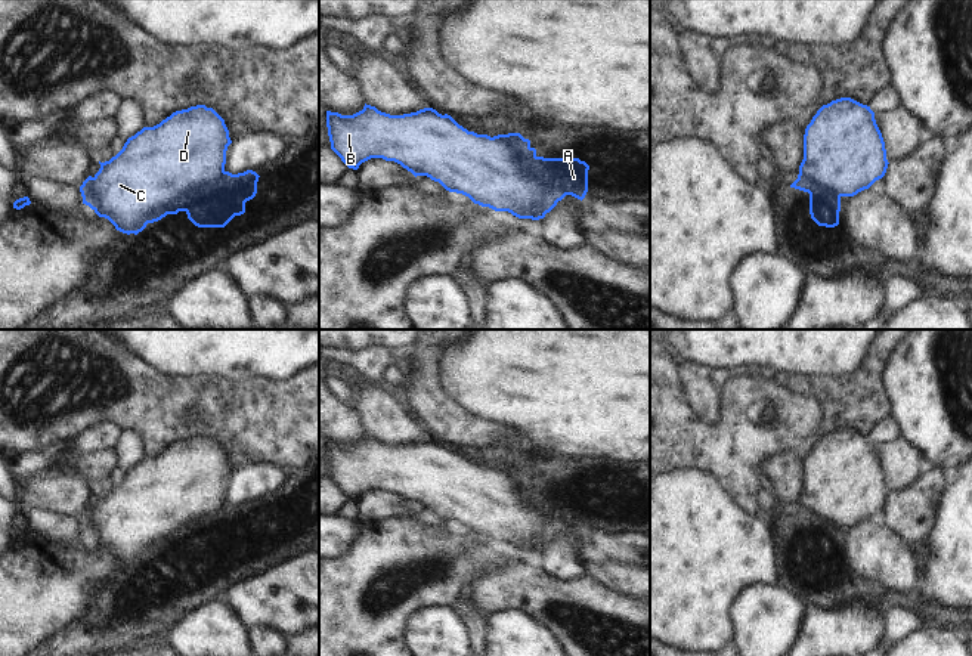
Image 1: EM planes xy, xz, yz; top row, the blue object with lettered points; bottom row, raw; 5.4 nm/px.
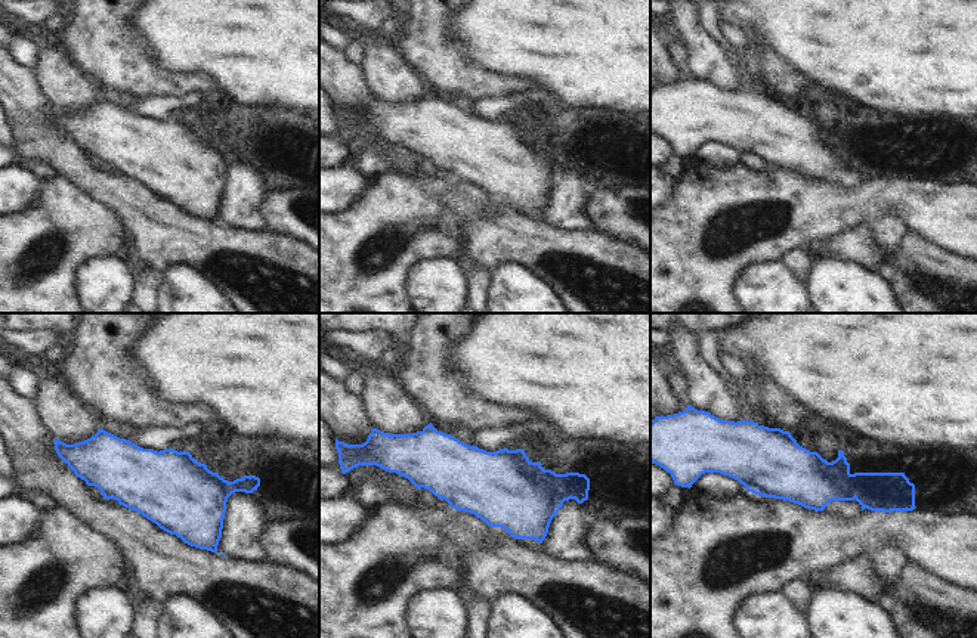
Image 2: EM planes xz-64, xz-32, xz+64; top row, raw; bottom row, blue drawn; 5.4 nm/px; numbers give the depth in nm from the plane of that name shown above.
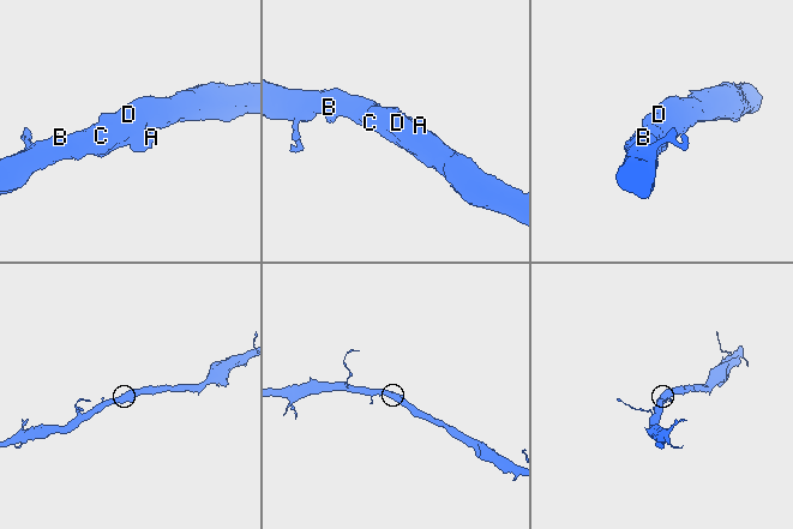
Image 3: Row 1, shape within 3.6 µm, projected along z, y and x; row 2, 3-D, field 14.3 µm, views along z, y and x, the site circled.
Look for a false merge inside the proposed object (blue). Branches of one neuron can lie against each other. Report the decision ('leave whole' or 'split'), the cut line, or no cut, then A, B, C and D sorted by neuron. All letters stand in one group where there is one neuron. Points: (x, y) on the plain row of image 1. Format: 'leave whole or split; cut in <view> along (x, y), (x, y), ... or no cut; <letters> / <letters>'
leave whole; no cut; A B C D

